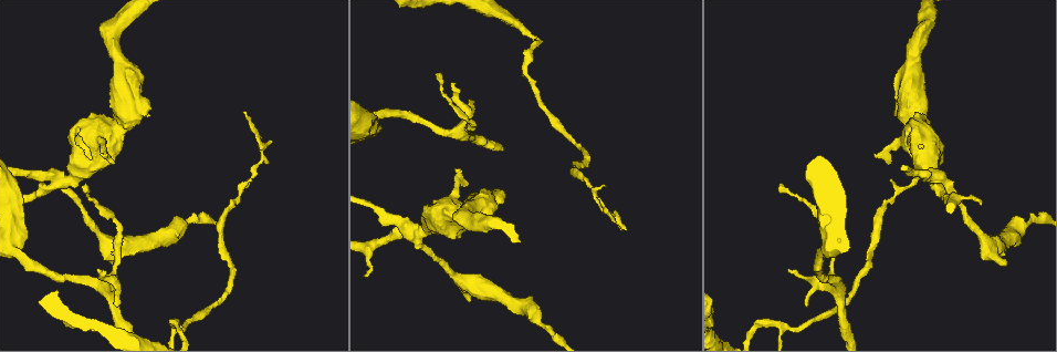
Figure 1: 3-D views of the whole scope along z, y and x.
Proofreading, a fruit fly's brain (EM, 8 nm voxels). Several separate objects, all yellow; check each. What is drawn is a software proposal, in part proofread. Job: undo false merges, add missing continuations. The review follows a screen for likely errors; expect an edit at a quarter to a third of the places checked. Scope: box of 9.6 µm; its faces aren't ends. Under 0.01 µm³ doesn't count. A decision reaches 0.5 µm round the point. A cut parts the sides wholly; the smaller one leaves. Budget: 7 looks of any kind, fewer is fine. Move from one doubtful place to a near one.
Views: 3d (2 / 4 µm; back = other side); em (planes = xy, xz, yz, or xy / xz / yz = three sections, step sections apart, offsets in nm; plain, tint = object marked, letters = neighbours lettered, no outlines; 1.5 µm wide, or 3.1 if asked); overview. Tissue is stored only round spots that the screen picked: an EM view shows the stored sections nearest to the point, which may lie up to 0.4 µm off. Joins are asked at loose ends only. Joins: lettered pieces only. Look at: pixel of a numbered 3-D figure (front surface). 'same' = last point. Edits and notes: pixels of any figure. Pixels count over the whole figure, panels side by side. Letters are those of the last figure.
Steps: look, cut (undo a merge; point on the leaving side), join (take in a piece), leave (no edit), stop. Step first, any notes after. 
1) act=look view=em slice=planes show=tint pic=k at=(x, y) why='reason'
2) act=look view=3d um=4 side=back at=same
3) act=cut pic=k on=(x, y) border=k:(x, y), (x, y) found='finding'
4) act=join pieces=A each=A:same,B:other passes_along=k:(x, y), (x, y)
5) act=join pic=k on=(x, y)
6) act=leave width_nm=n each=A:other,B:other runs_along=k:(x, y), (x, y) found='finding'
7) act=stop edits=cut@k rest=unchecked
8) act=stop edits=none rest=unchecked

act=look view=em slice=xz step=4 show=letters pic=1 at=(776, 320)

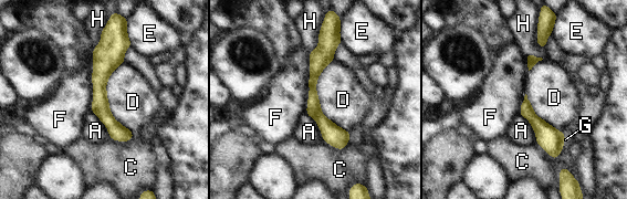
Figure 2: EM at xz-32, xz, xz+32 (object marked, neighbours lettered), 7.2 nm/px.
act=leave width_nm=100 each=A:other,C:other,D:other,E:other,F:other,G:other,H:other border=2:(333, 60), (319, 105), (352, 135) found='continuous, no second neuron'

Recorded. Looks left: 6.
act=look view=em slice=planes show=tint pic=1 at=(416, 235) why='thick turns thin'

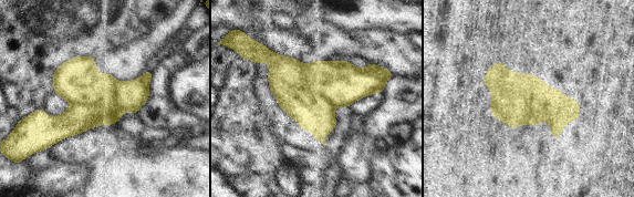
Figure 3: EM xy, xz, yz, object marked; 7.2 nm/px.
act=look view=em slice=planes show=letters at=same why='what lies round it'

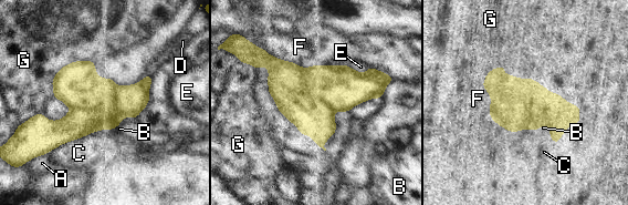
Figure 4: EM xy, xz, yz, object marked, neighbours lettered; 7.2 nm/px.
act=cut pic=4 on=(285, 82) each=A:other,B:other,C:other,D:other,E:other,F:other,G:other found='two neurons meet here'

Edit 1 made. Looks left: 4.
act=look view=em slice=planes show=letters pic=1 at=(805, 305) why='free end'

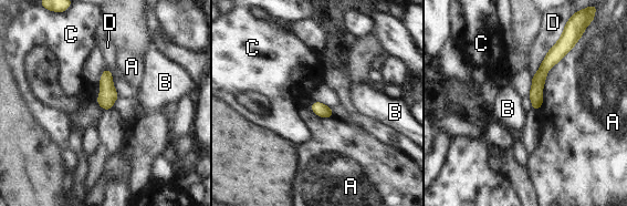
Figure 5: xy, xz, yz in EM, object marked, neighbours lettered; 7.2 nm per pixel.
act=leave each=A:other,B:other,C:other,D:other found='no lettered piece goes on from it'

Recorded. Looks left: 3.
act=stop edits=cut@4 rest=unchecked

